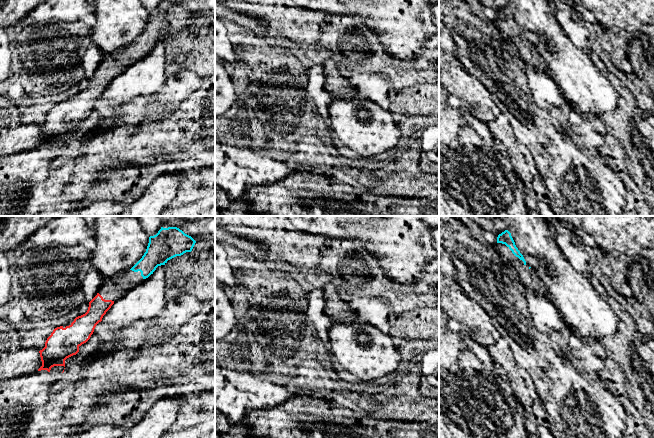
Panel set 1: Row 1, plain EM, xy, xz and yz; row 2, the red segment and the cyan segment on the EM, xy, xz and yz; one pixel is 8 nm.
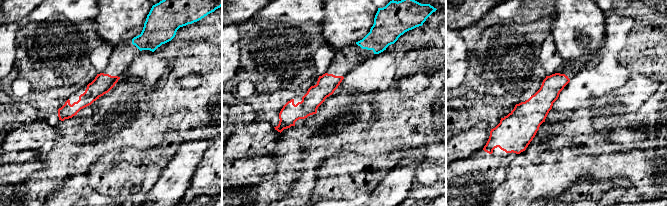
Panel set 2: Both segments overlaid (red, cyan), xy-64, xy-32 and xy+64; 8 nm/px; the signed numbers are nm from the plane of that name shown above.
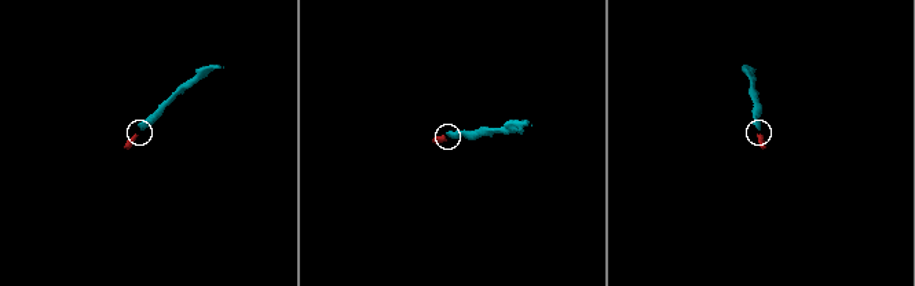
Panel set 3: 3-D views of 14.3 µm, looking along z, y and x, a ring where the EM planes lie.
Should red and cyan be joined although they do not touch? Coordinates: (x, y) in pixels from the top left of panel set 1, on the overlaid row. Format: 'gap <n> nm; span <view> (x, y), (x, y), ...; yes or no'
gap 280 nm; span xy (113, 301), (130, 269); yes

